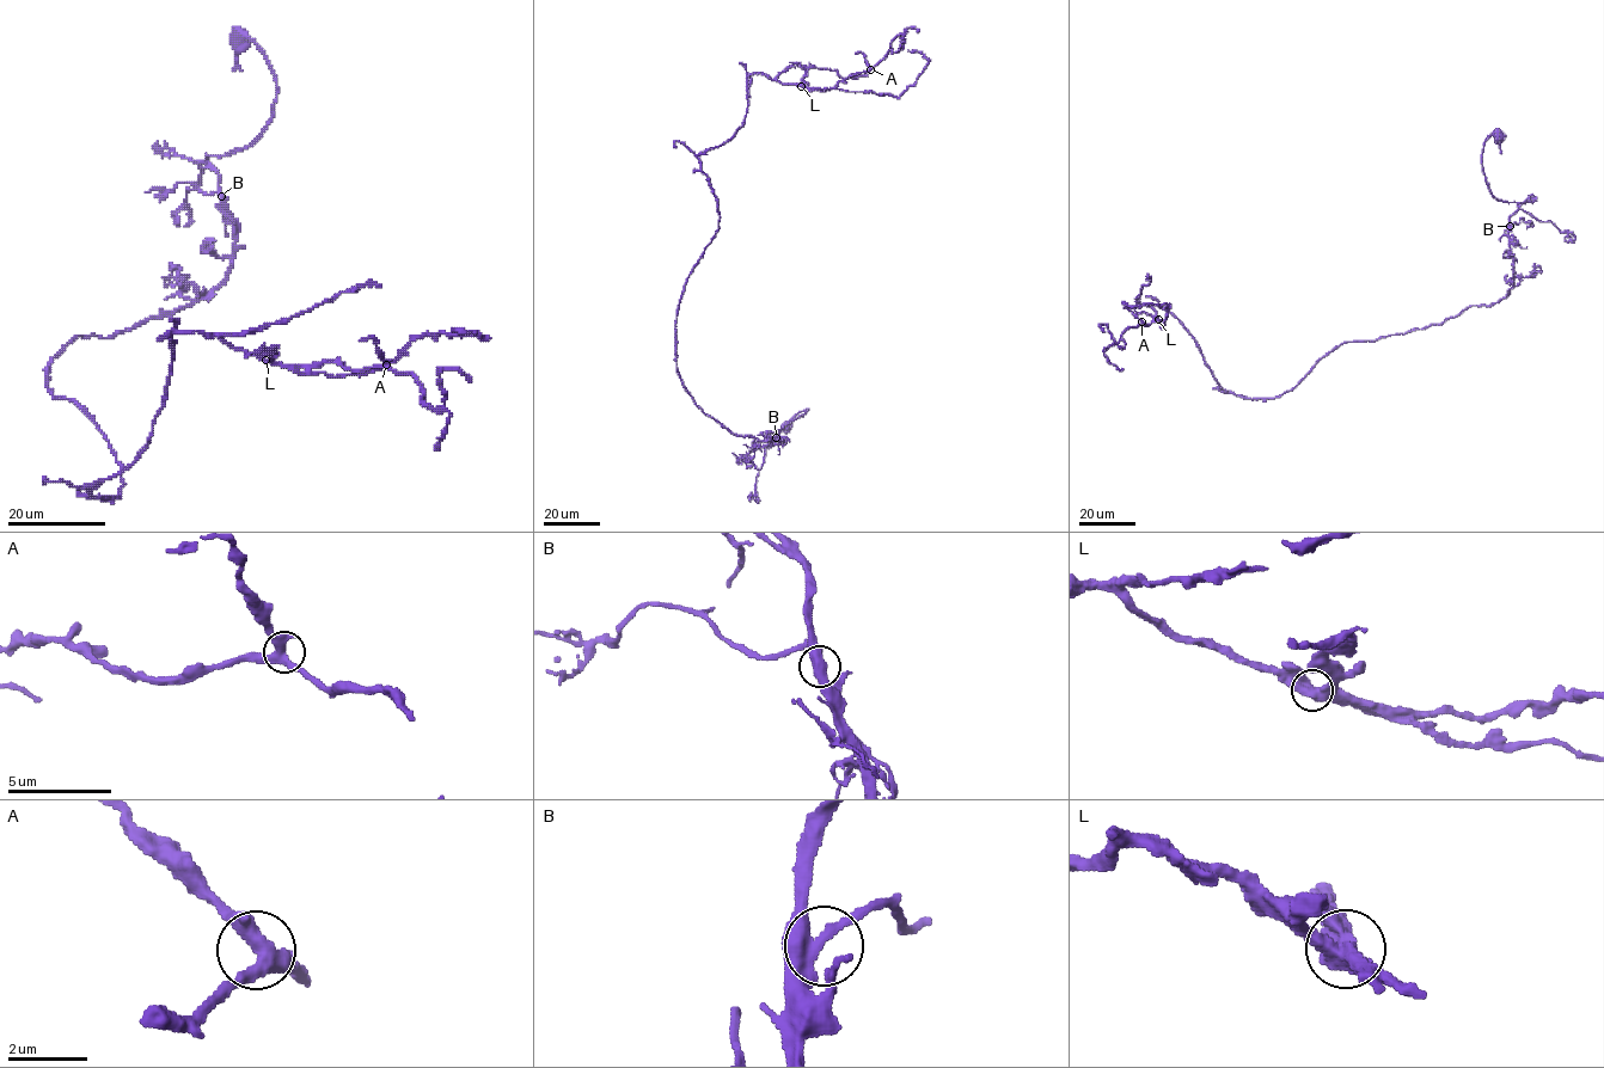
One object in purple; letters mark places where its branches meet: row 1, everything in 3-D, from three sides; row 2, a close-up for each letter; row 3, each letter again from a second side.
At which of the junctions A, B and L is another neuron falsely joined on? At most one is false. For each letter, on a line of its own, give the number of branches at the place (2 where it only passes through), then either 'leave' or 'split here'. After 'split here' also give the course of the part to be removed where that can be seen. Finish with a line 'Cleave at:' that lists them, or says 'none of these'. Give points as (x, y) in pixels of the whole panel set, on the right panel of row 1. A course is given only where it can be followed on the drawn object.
A: 3 | leave
B: 3 | leave
L: 3 | split here | (1158, 319), (1143, 312), (1134, 318)
Cleave at: L

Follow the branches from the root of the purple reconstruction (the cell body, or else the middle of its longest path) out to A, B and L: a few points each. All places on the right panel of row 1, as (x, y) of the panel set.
A: (1498, 136), (1486, 184), (1519, 207), (1497, 302), (1346, 342), (1272, 398), (1223, 390), (1171, 313), (1142, 321)
B: (1498, 136), (1492, 134), (1487, 139), (1482, 167), (1495, 197), (1519, 204), (1510, 218), (1510, 226)
L: (1498, 136), (1486, 184), (1519, 207), (1497, 302), (1346, 342), (1272, 398), (1223, 390), (1158, 319)

